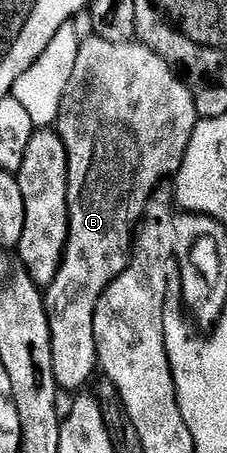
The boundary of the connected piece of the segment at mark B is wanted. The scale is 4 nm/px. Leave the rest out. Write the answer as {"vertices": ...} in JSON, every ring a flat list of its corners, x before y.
{"vertices":[[88,37,83,40,78,49,78,61,74,61,74,73,70,73,70,81,66,85,66,93,60,102,58,117,54,124,54,130,60,136,62,145,68,158,68,237,64,246,64,256,60,261,60,268,52,283,49,283,44,291,44,308,50,327,50,345,52,346,52,369,56,378,57,388,64,387,71,393,81,390,80,387,92,374,97,374,98,360,96,358,96,342,94,341,94,313,98,301,104,295,104,290,119,277,128,267,130,252,132,250,132,237,136,230,136,224,144,213,144,207,152,198,156,187,164,178,175,176,180,170,186,149,190,145,190,137,194,133,198,118,195,111,195,94,193,89,187,87,176,75,170,64,162,57,154,54,149,47,139,41,130,43,115,43,105,39]]}

